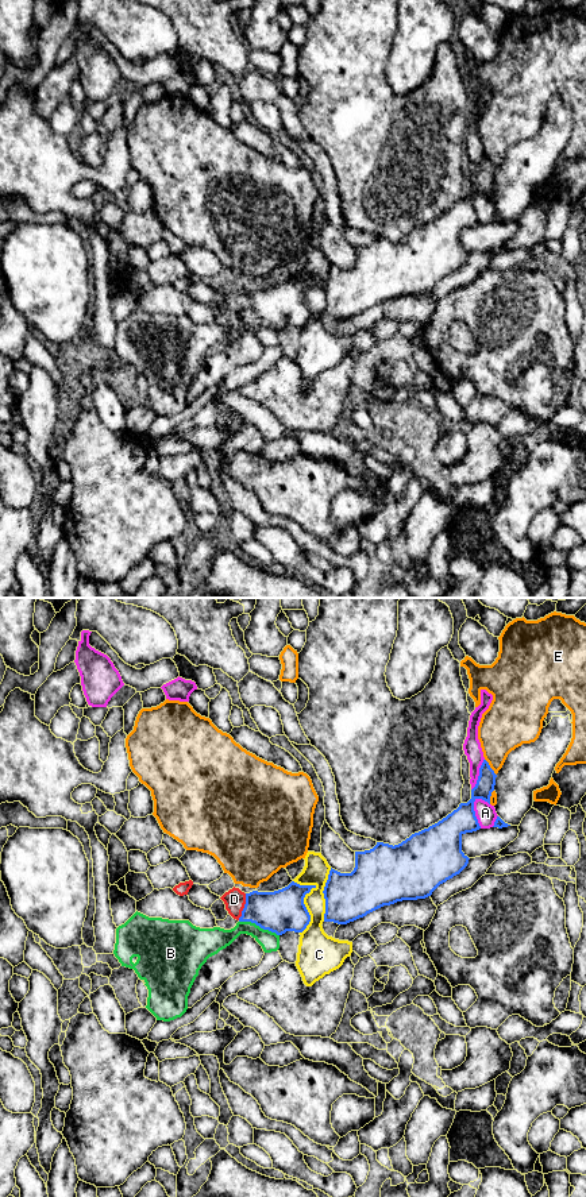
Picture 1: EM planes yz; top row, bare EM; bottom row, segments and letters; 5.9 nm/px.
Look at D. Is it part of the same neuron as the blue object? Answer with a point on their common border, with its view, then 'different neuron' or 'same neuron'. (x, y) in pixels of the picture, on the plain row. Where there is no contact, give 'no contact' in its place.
yz (245, 302) | same neuron

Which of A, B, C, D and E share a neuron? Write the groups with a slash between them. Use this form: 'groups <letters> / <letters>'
groups A / B / C / D / E

